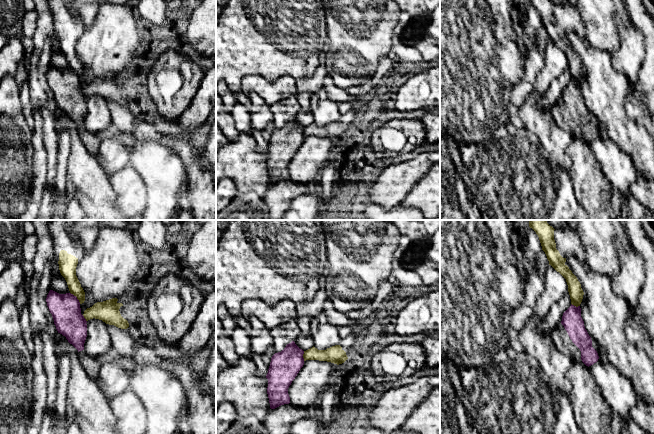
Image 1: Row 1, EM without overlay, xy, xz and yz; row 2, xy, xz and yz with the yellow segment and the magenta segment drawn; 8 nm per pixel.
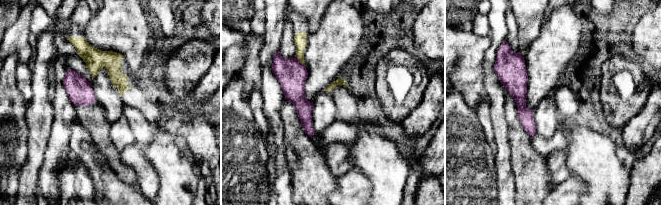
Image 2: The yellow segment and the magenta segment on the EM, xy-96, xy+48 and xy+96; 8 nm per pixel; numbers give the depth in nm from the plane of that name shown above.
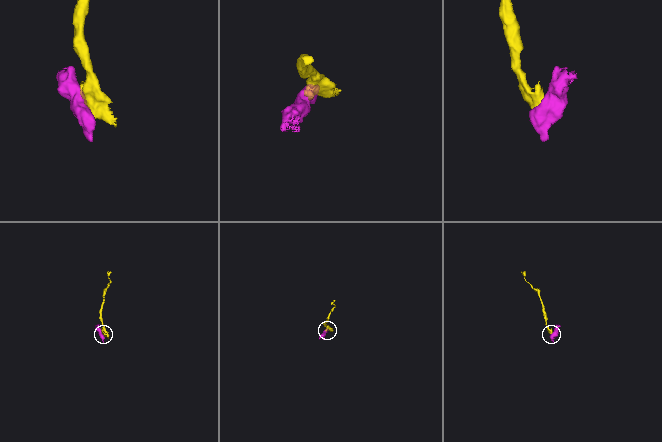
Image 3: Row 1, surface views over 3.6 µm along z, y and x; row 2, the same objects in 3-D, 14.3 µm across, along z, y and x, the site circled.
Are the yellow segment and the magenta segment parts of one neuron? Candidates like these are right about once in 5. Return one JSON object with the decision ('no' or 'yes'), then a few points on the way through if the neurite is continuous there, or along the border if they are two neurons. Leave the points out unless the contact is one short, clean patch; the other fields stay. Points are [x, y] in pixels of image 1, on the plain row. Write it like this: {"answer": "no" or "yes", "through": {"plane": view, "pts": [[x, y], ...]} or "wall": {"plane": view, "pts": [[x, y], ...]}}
{"answer": "no", "wall": {"plane": "xy", "pts": [[70, 68], [80, 79]]}}

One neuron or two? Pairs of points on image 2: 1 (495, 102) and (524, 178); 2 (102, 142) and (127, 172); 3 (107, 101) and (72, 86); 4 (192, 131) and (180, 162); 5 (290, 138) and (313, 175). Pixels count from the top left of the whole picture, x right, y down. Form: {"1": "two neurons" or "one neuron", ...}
{"1": "two neurons", "2": "one neuron", "3": "two neurons", "4": "two neurons", "5": "one neuron"}

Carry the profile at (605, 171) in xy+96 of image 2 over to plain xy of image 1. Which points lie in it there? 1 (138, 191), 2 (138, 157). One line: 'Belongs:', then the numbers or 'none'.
Belongs: 2

